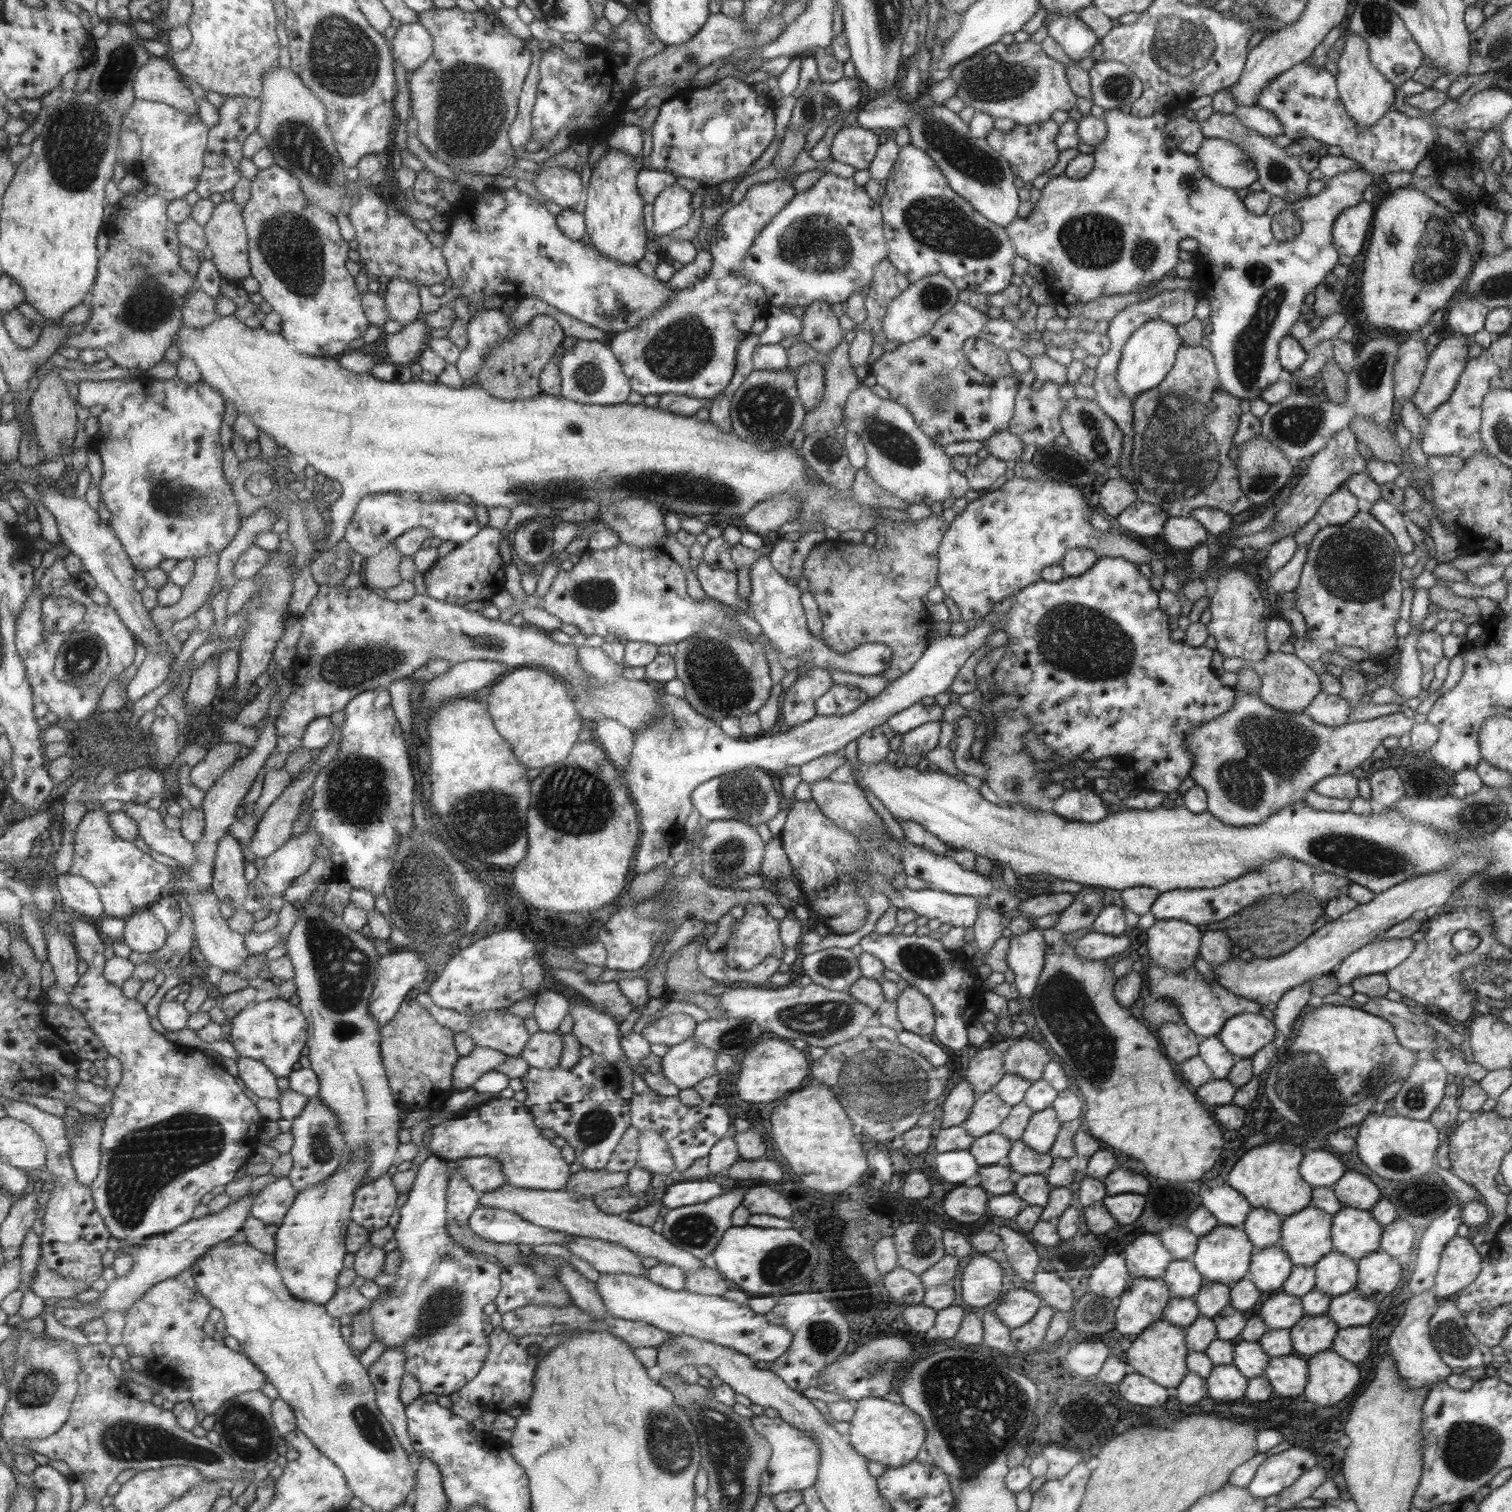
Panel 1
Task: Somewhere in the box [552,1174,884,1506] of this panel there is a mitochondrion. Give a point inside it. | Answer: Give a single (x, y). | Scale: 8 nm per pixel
(670, 1441)

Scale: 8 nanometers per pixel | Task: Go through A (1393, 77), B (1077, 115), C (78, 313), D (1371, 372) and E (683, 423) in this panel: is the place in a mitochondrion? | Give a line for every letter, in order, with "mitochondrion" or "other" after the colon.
A: other
B: other
C: other
D: mitochondrion
E: other

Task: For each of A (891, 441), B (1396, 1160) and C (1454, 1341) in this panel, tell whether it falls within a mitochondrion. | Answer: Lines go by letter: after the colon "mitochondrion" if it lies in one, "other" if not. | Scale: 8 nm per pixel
A: mitochondrion
B: mitochondrion
C: mitochondrion

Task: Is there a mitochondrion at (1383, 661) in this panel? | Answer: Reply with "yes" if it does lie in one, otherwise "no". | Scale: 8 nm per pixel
no

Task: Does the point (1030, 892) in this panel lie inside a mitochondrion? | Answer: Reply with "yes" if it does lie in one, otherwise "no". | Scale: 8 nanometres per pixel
no

